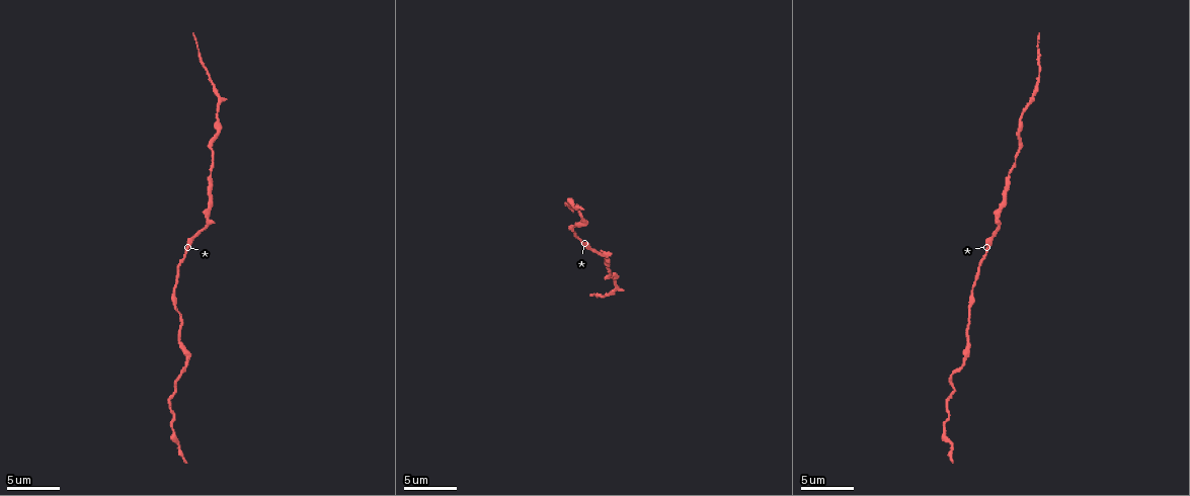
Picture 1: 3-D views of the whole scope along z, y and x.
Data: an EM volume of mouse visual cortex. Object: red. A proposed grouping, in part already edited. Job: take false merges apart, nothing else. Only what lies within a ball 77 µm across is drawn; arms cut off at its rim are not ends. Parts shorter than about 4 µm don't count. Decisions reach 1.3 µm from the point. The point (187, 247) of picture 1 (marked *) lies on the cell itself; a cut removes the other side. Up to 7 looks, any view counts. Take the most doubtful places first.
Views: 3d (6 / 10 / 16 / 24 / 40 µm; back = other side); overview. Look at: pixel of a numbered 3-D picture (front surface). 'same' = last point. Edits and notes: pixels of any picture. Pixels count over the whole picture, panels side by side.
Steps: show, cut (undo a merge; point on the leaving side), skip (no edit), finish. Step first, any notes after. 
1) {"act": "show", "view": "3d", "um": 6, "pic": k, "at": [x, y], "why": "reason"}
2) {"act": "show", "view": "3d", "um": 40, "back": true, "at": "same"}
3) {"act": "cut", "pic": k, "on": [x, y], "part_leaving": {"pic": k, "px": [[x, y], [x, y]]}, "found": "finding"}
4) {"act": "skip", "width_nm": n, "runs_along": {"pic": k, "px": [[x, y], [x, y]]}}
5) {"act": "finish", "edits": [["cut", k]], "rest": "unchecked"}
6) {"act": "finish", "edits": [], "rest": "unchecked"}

{"act": "show", "view": "3d", "um": 6, "pic": 1, "at": [615, 283]}

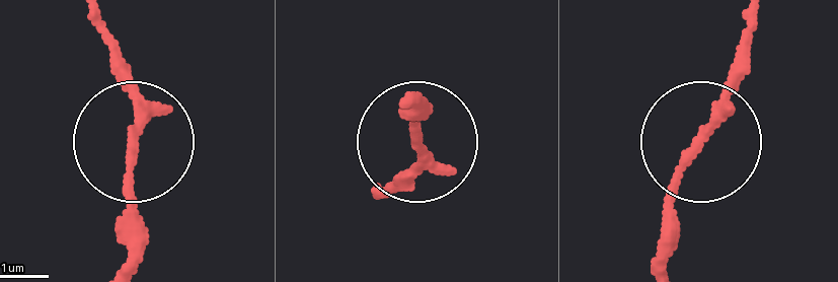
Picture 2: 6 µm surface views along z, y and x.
{"act": "skip", "runs_along": {"pic": 2, "px": [[123, 263], [139, 93], [106, 37]]}, "found": "one cell here"}

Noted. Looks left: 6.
{"act": "show", "view": "3d", "um": 10, "pic": 1, "at": [1008, 178], "why": "sudden change in width"}

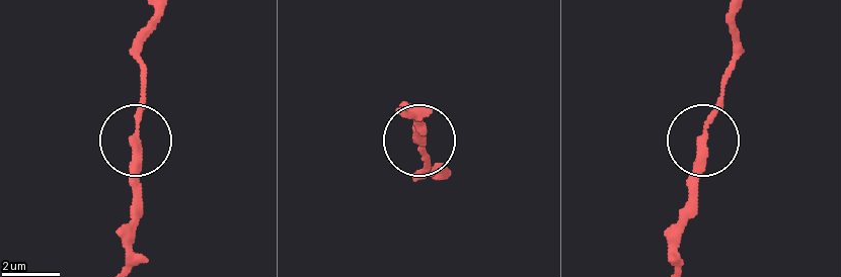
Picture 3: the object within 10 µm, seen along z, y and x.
{"act": "skip", "runs_along": {"pic": 3, "px": [[125, 262], [139, 76]]}, "found": "all the same cell"}

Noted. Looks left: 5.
{"act": "show", "view": "3d", "um": 16, "pic": 1, "at": [997, 226], "why": "thick turns thin"}

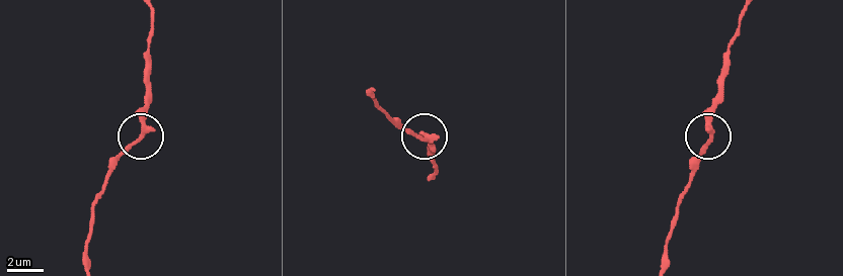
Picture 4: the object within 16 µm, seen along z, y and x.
{"act": "skip", "runs_along": {"pic": 4, "px": [[690, 171], [708, 135], [708, 113], [717, 79]]}, "found": "all the same cell"}

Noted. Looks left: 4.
{"act": "show", "view": "3d", "um": 10, "pic": 1, "at": [946, 426], "why": "calibre changes"}

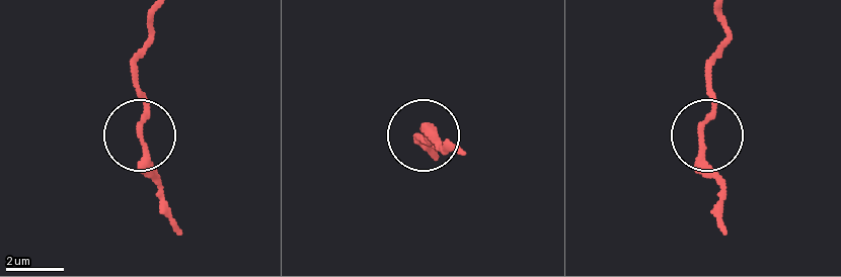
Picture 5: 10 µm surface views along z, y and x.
{"act": "show", "view": "3d", "um": 10, "back": true, "pic": 5, "at": [138, 128]}

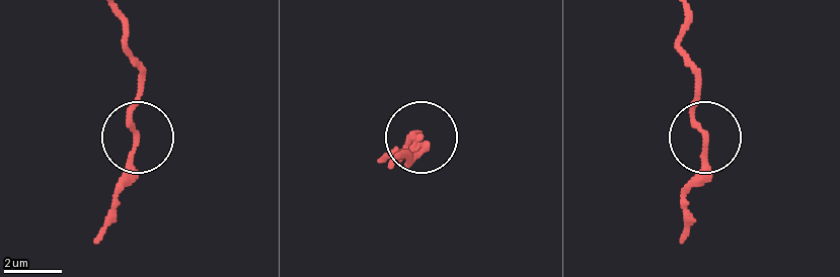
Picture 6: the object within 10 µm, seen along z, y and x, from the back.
{"act": "skip", "runs_along": {"pic": 6, "px": [[683, 16], [705, 169], [683, 216]]}, "found": "all the same cell"}

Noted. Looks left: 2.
{"act": "finish", "edits": [], "rest": "unchecked"}

